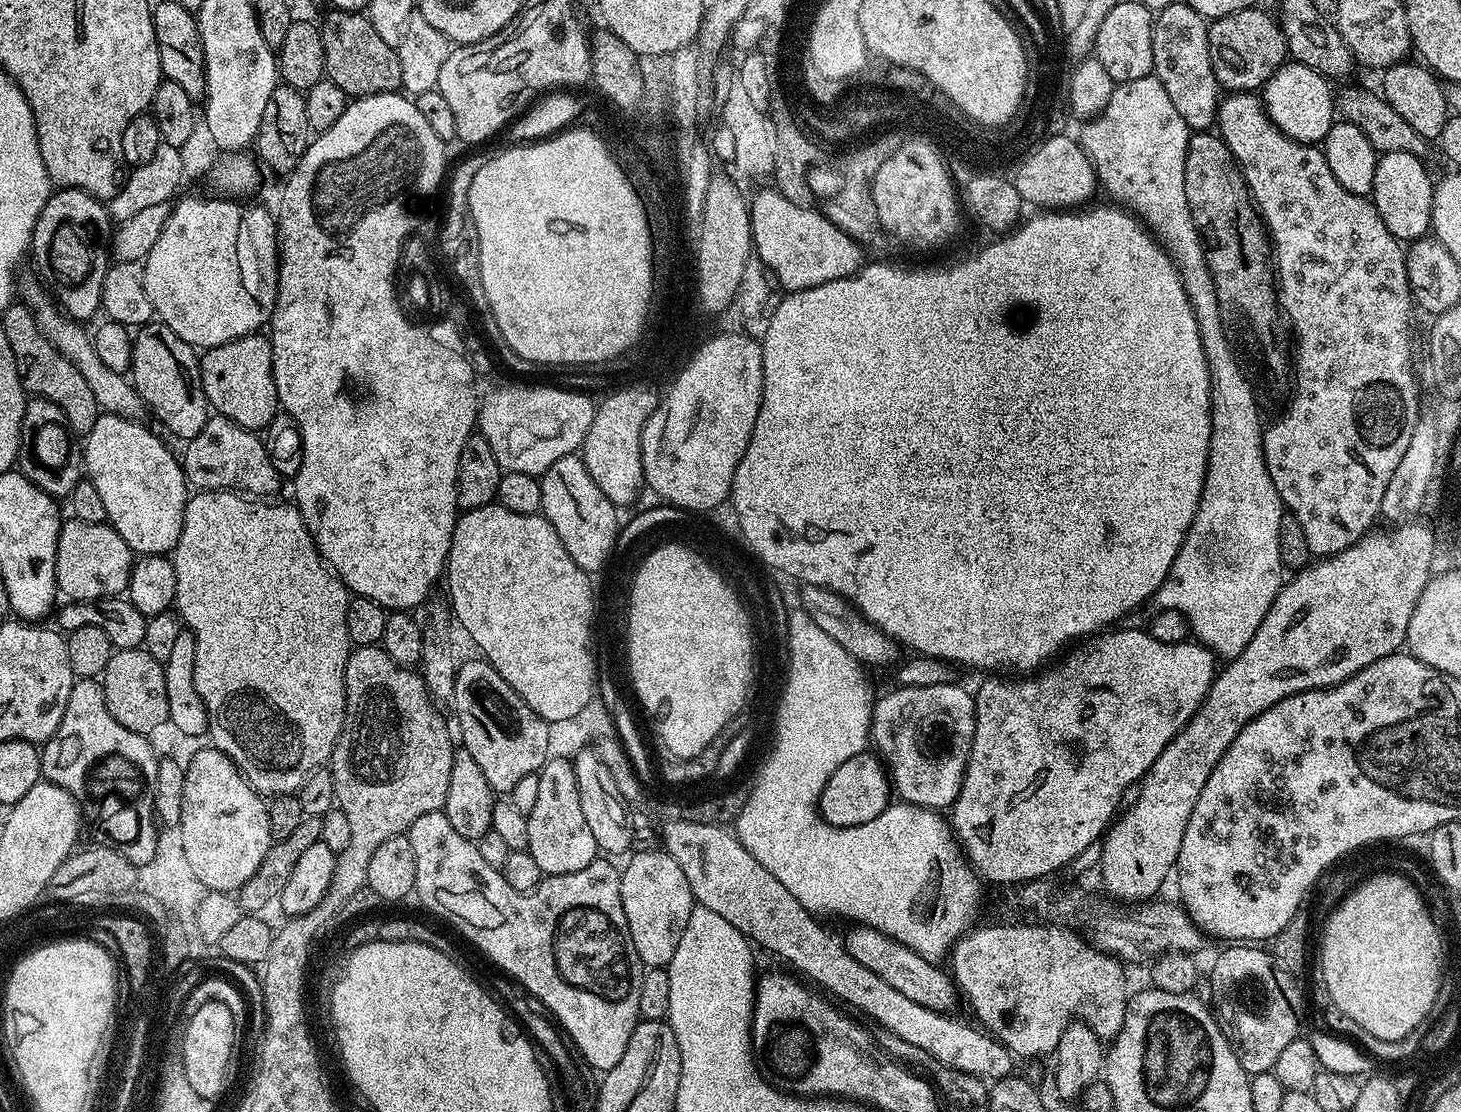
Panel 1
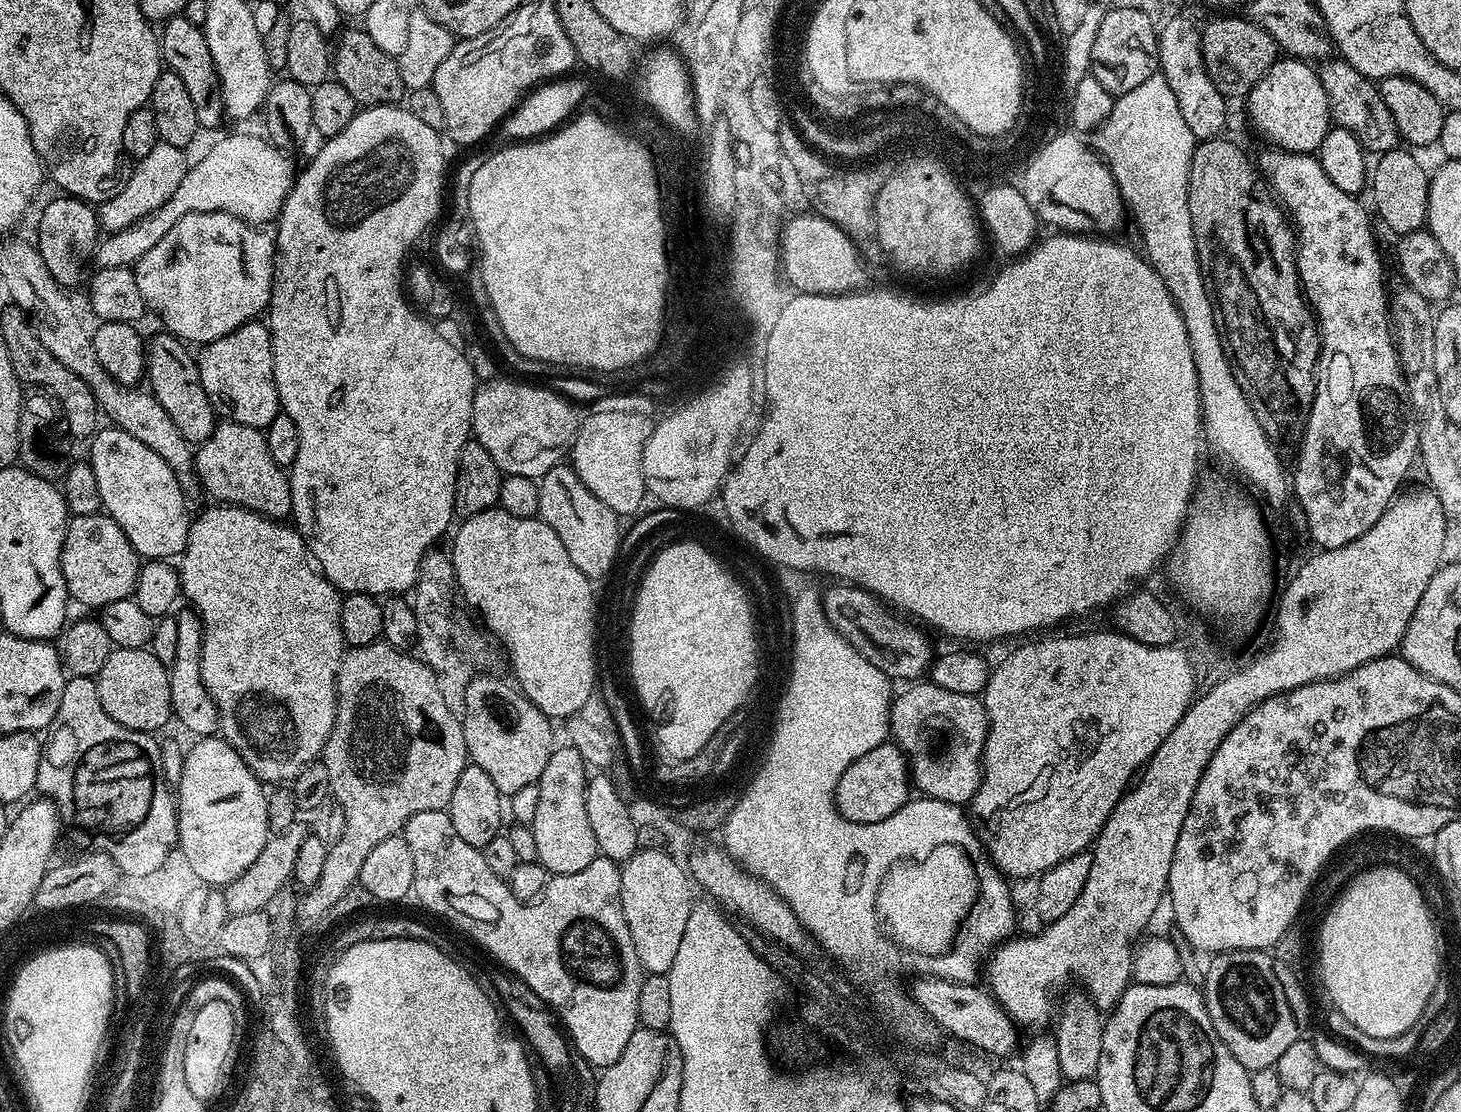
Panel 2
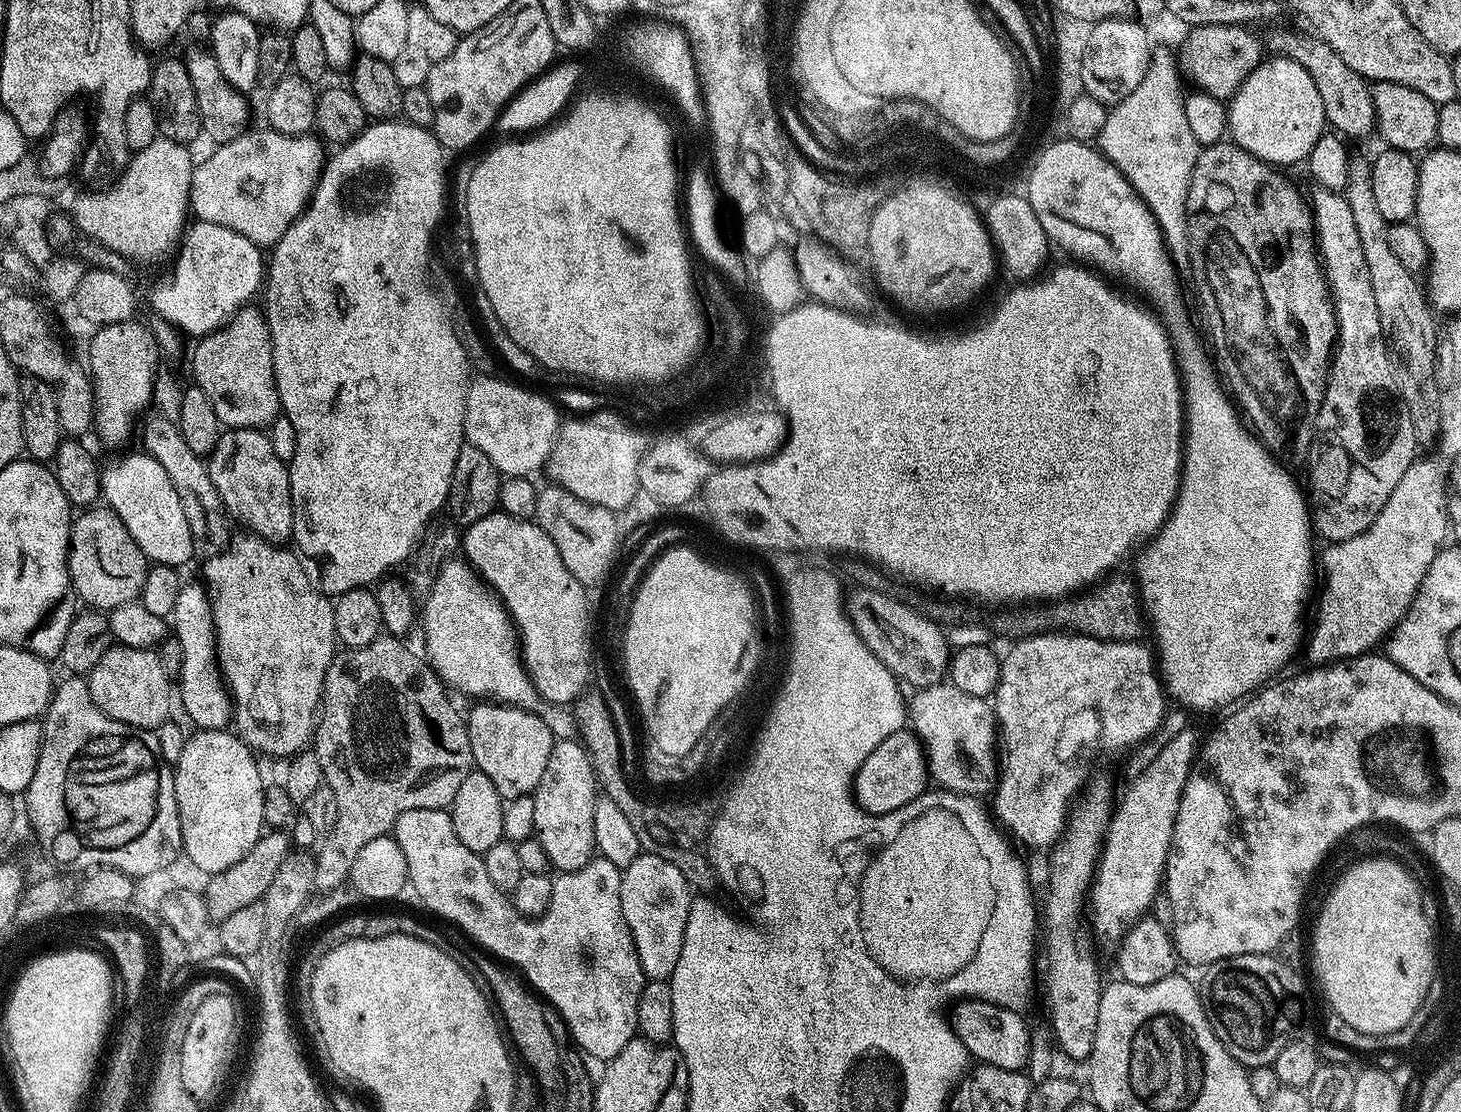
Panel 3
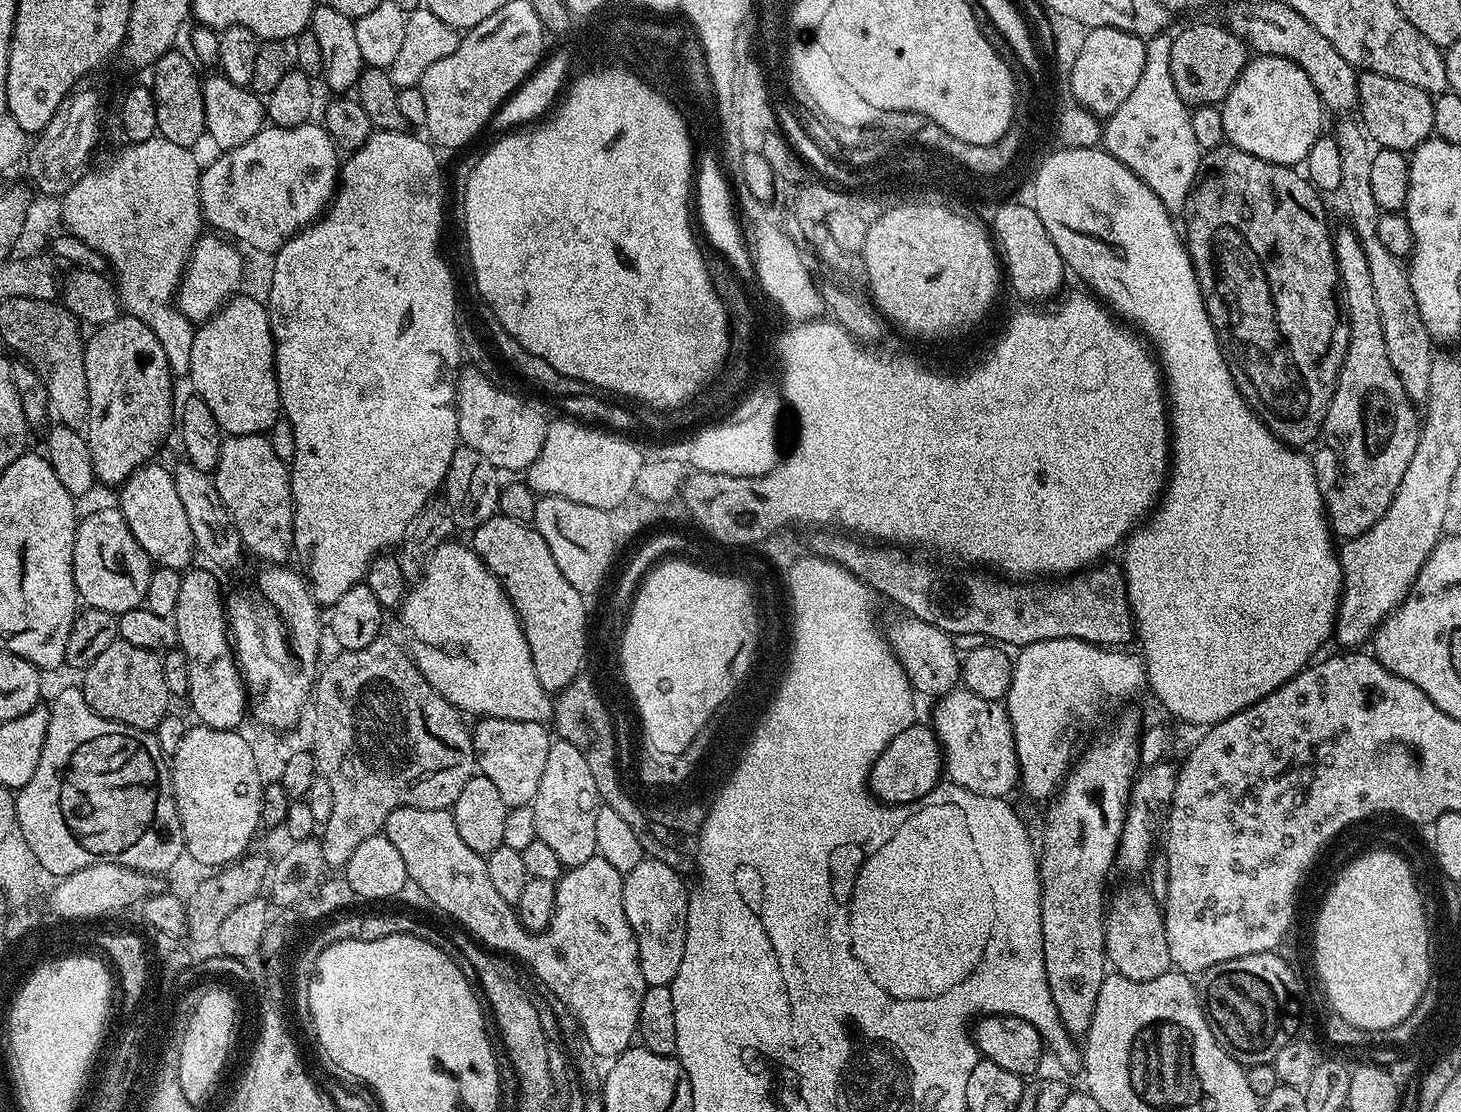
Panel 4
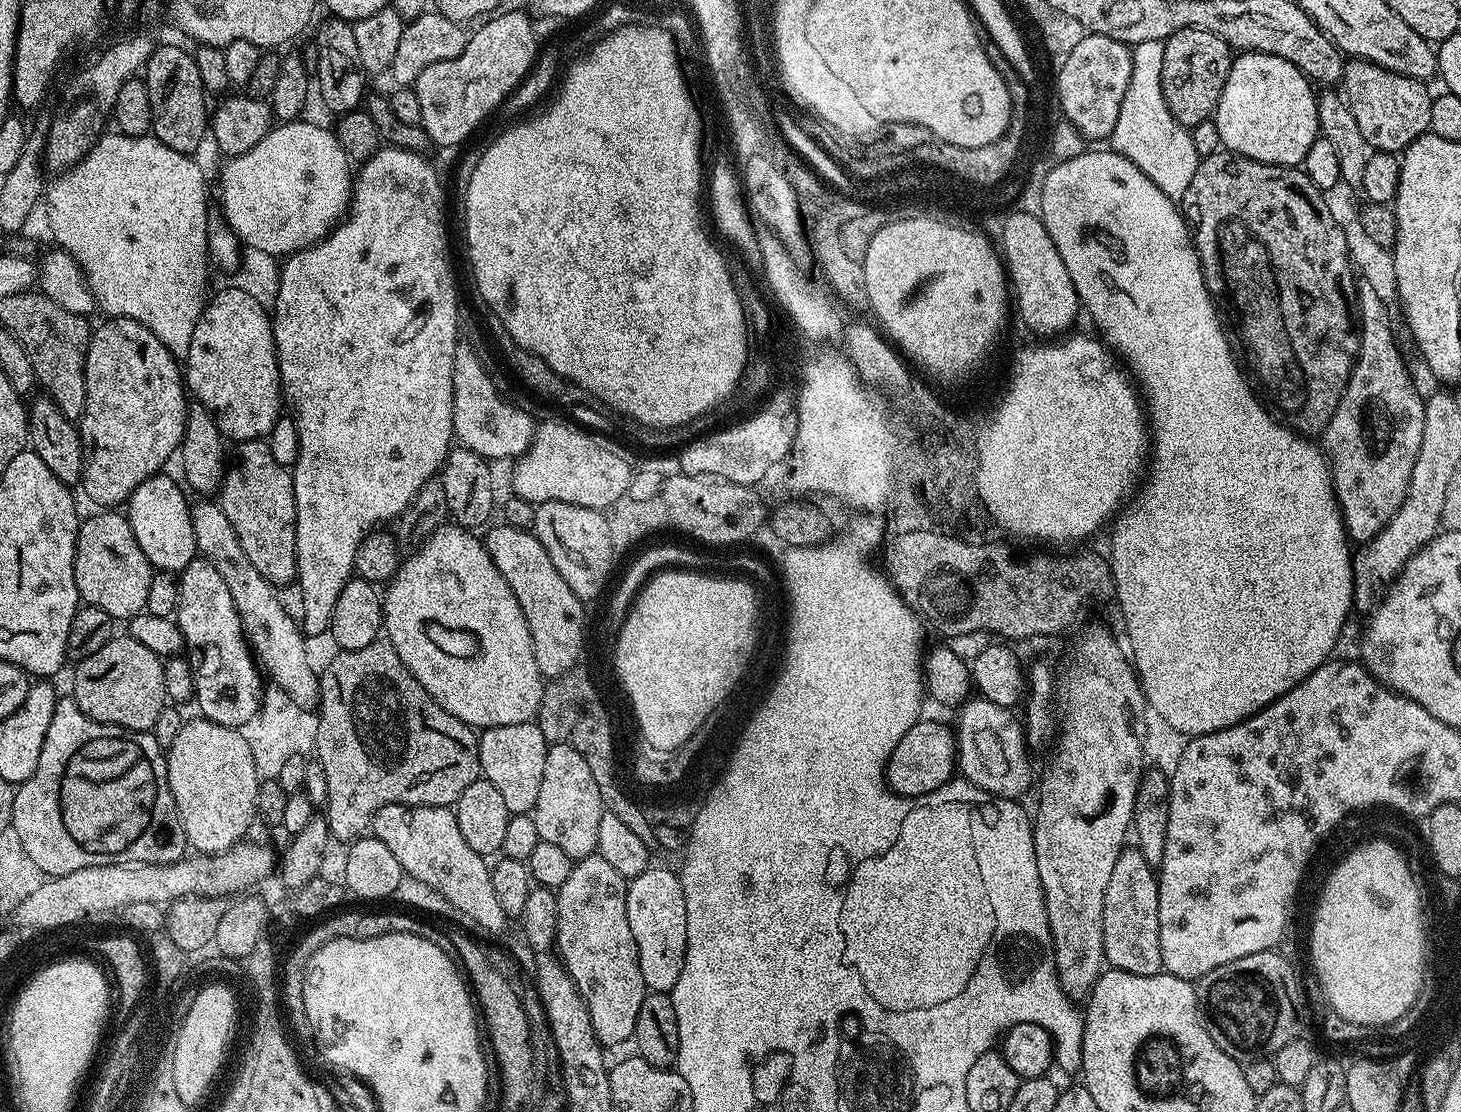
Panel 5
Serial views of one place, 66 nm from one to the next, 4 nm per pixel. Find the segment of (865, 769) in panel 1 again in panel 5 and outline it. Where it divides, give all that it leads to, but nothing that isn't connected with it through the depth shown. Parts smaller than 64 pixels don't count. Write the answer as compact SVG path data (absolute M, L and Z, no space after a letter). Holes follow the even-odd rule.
M921 718L914 726L910 726L910 730L906 730L906 734L902 734L902 742L894 746L884 766L884 779L897 796L919 798L930 796L934 790L949 783L957 768L956 743L951 729L936 720Z

